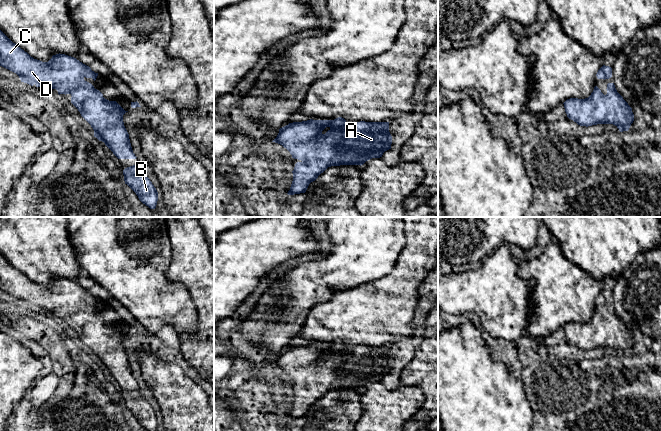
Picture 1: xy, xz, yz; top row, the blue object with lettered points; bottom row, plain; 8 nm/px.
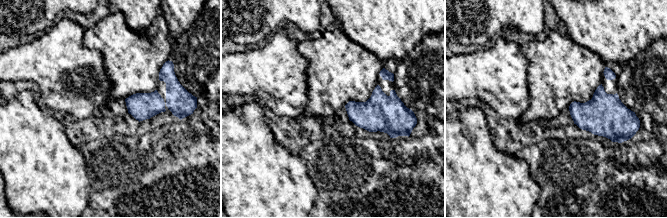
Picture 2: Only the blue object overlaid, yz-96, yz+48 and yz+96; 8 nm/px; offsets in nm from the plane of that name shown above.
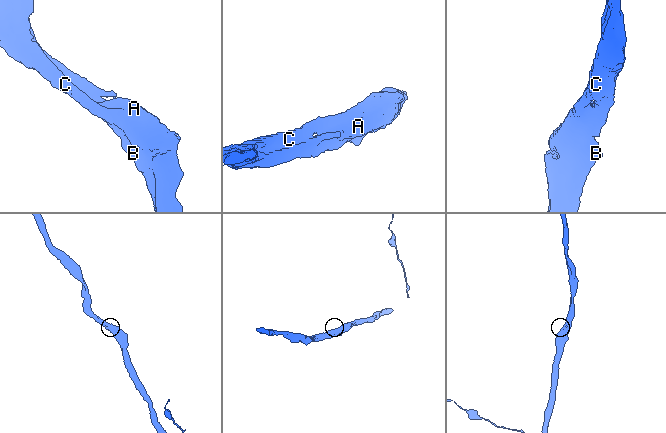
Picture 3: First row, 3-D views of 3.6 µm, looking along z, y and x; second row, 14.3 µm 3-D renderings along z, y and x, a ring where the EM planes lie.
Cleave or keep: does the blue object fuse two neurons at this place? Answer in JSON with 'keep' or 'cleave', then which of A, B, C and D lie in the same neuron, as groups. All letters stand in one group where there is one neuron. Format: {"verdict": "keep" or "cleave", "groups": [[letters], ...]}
{"verdict": "keep", "groups": [["A", "B", "C", "D"]]}

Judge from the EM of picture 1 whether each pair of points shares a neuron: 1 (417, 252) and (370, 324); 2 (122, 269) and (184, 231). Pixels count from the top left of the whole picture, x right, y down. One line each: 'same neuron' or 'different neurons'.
1: same neuron
2: different neurons

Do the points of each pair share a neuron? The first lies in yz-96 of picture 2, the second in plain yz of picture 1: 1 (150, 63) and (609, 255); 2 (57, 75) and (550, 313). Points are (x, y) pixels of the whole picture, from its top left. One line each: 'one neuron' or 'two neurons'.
1: two neurons
2: two neurons

